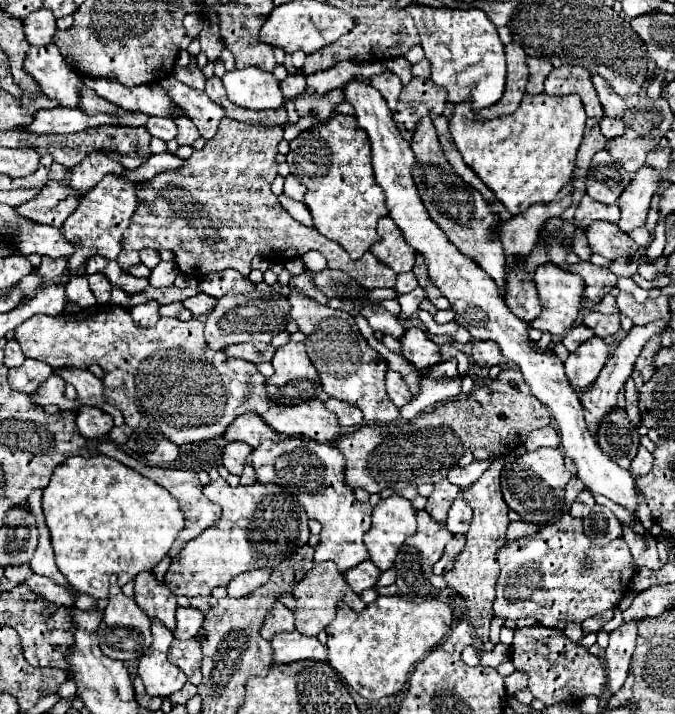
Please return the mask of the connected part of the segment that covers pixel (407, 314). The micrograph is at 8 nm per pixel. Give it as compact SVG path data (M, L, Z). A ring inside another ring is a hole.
M415 288L409 294L399 294L399 304L401 304L401 318L413 318L419 312L419 302L425 300L425 290L423 288Z

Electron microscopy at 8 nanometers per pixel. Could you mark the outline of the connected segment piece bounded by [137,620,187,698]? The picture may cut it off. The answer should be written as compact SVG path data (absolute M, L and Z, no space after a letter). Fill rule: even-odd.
M157 620L151 622L151 634L153 634L153 644L139 660L137 674L141 676L149 696L167 698L173 692L181 690L187 678L185 674L181 674L177 666L173 666L167 660L167 650L169 644L173 642L173 634Z

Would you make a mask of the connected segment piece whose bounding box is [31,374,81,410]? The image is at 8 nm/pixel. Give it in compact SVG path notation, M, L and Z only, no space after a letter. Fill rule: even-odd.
M52 374L51 378L41 386L41 390L33 392L31 398L33 402L37 402L39 406L47 406L47 404L57 404L61 410L73 410L79 408L79 400L67 400L64 396L65 381L57 374Z

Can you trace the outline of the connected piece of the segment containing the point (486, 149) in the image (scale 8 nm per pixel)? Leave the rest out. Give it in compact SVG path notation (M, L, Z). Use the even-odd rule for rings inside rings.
M525 94L521 106L513 114L493 120L479 118L467 102L457 104L449 120L449 132L465 164L515 216L537 202L551 202L557 192L569 184L575 168L575 154L583 140L585 118L577 94Z

